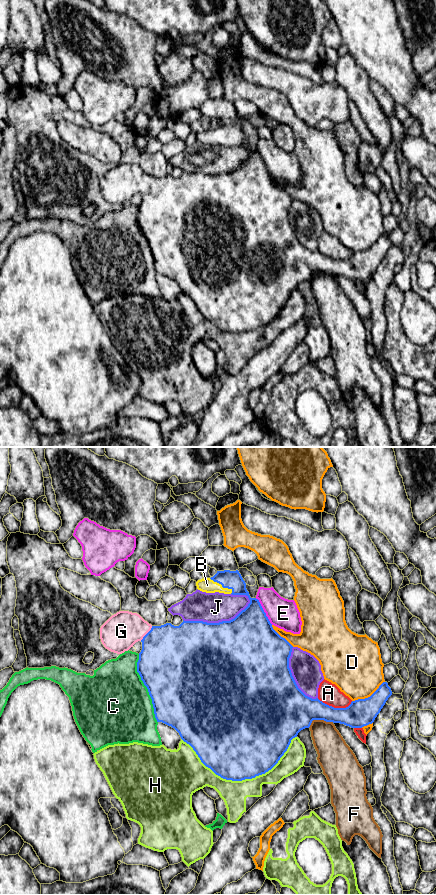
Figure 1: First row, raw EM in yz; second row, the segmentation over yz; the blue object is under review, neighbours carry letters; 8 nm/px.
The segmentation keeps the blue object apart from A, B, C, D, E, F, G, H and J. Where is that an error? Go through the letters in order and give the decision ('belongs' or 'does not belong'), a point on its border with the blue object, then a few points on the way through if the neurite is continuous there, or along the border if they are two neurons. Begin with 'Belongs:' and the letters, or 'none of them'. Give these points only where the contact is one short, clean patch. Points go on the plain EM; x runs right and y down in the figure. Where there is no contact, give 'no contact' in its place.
Belongs: B, G
A: does not belong | yz (335, 260)
B: belongs | yz (221, 136) | across yz (233, 132), (221, 136), (207, 137)
C: does not belong | yz (147, 240)
D: does not belong | yz (368, 249)
E: does not belong | yz (263, 163)
F: does not belong | yz (319, 271)
G: belongs | yz (147, 185) | across yz (170, 206), (147, 185), (121, 183)
H: does not belong | yz (240, 332)
J: does not belong | yz (217, 175)

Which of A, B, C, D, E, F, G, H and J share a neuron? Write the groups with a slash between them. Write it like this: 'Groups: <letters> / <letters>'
Groups: A / B G / C / D / E / F / H / J

